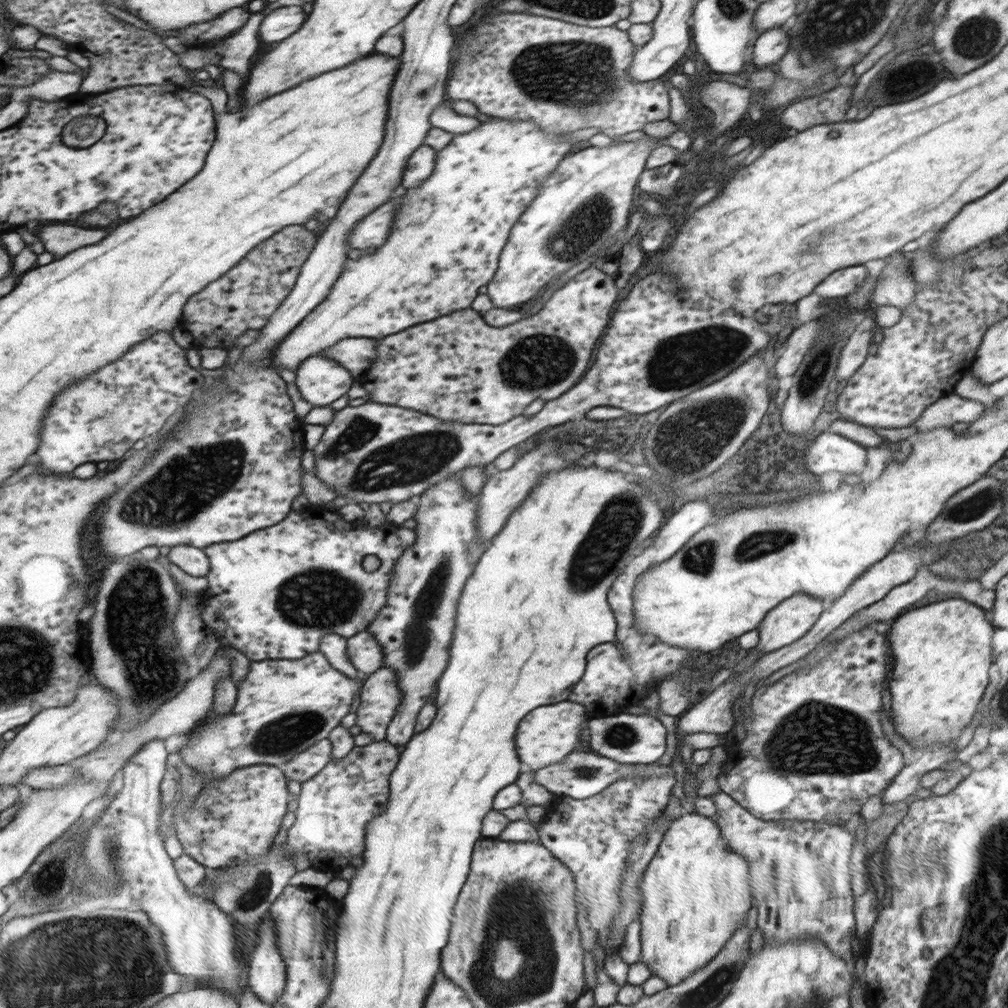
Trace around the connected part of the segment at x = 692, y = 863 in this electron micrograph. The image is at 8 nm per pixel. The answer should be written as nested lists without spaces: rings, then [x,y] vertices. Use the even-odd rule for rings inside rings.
[[[685,812],[668,827],[639,882],[643,898],[640,907],[640,960],[668,987],[680,984],[718,955],[732,935],[746,925],[748,910],[752,908],[748,864],[741,854],[722,848],[726,844],[720,834],[719,827],[709,817]]]

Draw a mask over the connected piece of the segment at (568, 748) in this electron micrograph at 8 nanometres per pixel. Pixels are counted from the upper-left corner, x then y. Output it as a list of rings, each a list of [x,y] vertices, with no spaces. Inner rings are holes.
[[[566,700],[552,703],[552,706],[540,706],[520,722],[516,731],[515,745],[519,759],[526,769],[540,770],[551,764],[565,760],[573,750],[577,750],[580,742],[582,722],[587,720],[587,710],[584,705],[574,704]]]

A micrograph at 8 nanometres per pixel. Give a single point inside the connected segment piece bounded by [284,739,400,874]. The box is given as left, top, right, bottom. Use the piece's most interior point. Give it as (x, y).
(333, 808)

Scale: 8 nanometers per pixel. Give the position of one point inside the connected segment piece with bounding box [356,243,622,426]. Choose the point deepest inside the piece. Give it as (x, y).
(458, 368)

